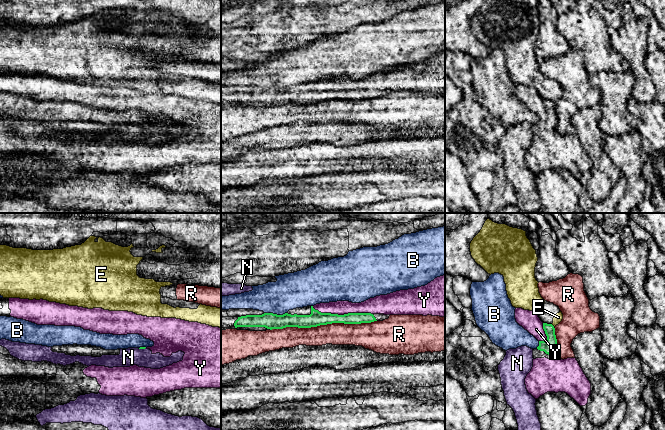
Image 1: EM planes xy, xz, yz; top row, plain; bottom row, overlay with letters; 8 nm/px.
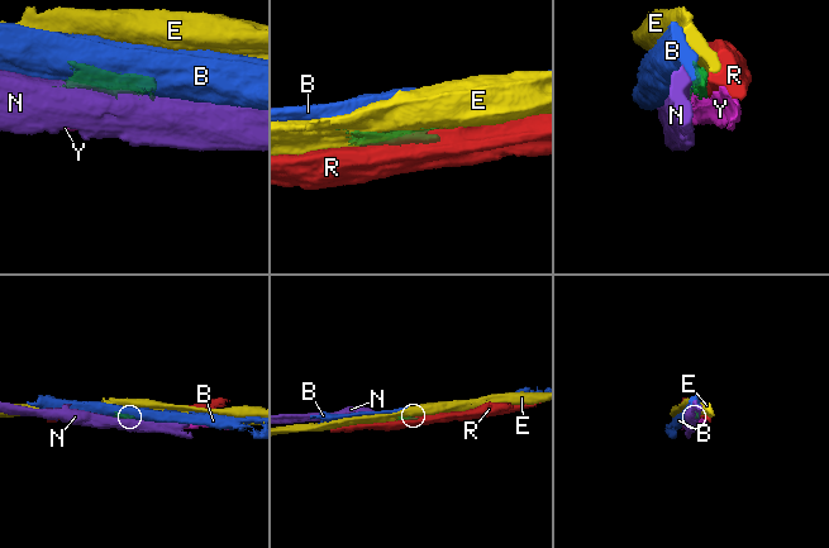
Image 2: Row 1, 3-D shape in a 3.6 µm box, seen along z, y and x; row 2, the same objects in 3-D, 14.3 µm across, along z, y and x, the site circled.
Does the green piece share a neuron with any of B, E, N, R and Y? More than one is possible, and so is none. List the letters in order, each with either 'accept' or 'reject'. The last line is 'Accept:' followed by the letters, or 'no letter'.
B: reject
E: reject
N: reject
R: reject
Y: accept
Accept: Y

